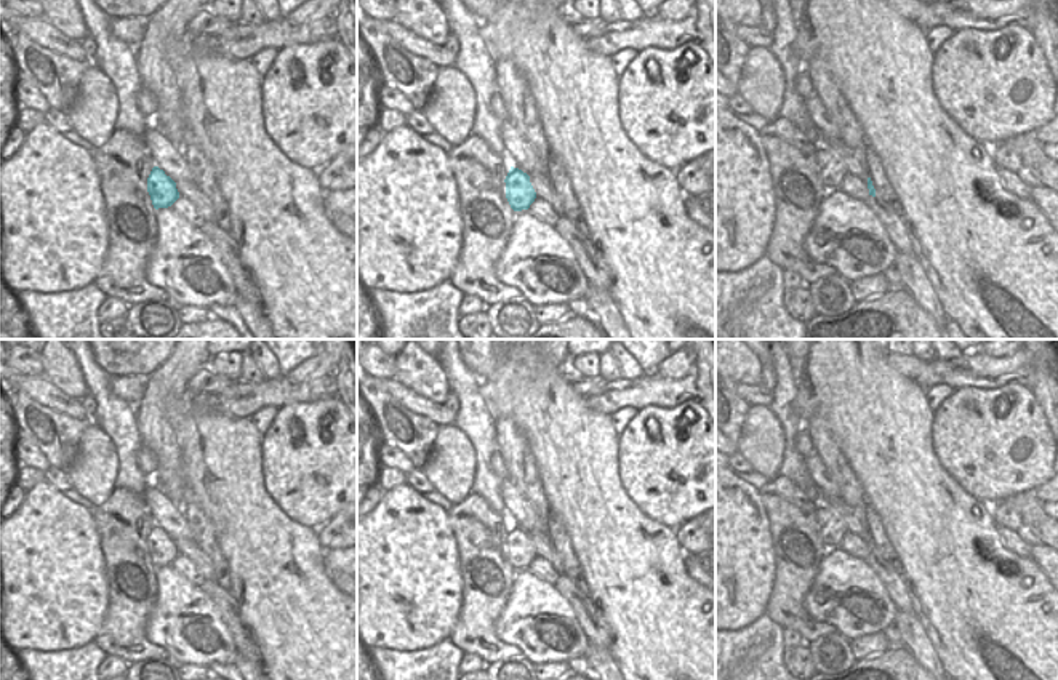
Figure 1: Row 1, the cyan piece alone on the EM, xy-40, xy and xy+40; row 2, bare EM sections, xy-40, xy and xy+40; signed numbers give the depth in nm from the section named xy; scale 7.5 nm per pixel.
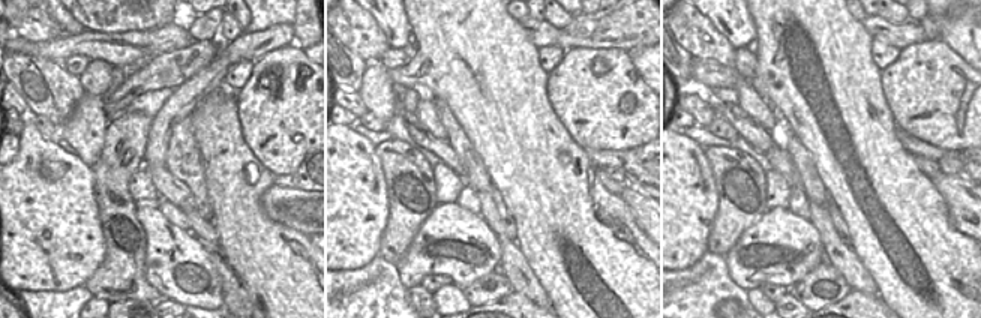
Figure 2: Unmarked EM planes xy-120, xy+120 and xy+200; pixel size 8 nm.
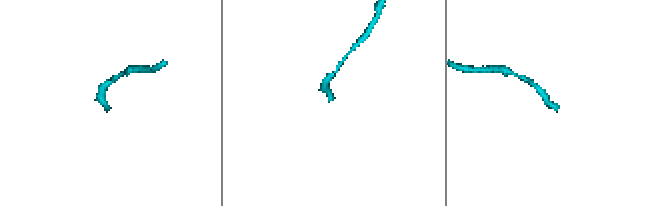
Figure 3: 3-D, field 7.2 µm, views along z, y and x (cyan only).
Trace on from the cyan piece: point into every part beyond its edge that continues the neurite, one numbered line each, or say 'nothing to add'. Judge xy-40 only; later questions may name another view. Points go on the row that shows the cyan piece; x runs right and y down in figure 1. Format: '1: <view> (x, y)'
nothing to add

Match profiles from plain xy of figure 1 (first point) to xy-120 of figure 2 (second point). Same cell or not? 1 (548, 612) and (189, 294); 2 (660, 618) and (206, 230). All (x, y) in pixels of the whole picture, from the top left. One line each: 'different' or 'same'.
1: same
2: different

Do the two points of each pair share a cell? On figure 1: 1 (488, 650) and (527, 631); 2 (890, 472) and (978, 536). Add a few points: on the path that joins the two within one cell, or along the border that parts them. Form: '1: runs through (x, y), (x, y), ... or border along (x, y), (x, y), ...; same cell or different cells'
1: border along (504, 605), (496, 621), (496, 636), (524, 655); different cells
2: runs through (913, 495), (956, 536); same cell

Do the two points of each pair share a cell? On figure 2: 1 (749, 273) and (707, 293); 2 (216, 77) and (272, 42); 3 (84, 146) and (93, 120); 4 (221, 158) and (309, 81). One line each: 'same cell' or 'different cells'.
1: different cells
2: same cell
3: same cell
4: different cells

